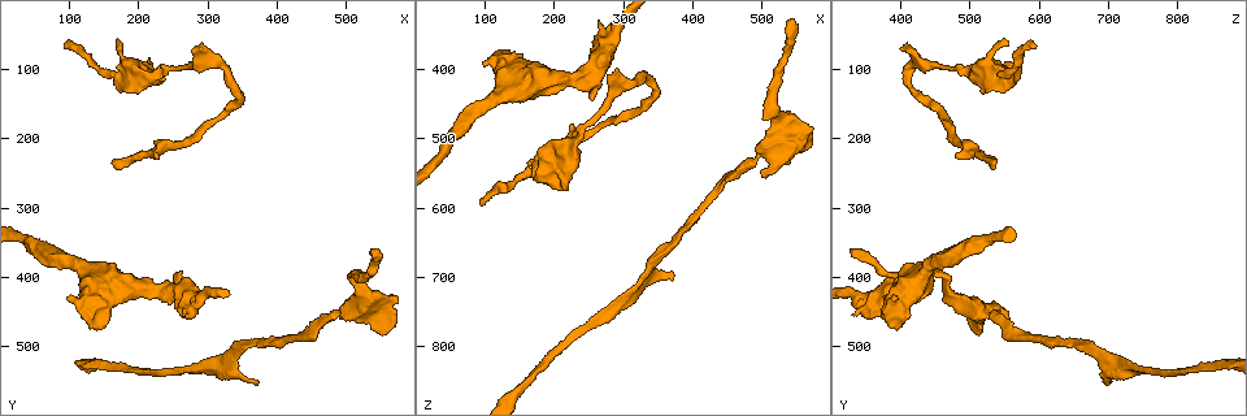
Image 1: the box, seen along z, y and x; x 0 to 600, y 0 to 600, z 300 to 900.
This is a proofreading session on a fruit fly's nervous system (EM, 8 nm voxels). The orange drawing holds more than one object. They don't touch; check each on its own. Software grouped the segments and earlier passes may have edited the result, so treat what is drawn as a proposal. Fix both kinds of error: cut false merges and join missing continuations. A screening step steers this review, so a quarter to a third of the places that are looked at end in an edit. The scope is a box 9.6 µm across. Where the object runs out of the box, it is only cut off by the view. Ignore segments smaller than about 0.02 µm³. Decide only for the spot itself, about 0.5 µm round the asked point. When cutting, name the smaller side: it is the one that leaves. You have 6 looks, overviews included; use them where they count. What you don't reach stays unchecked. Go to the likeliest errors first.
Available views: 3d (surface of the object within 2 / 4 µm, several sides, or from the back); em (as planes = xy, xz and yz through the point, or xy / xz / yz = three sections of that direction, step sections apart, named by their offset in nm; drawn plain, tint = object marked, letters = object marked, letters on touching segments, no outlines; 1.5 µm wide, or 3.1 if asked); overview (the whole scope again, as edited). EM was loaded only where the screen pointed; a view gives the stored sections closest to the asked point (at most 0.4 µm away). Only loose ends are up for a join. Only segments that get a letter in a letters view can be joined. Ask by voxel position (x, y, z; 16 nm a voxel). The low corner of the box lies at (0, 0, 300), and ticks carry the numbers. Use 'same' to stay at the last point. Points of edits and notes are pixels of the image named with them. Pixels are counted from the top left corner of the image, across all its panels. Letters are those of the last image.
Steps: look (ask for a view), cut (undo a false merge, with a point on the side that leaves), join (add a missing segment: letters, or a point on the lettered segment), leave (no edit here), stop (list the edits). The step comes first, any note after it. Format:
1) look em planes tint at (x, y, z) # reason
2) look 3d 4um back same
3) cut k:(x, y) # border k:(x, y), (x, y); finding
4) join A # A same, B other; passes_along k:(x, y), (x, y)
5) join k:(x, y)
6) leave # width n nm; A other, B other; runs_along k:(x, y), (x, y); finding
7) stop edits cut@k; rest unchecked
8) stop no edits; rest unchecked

look em planes letters at (260, 390, 435) # free end

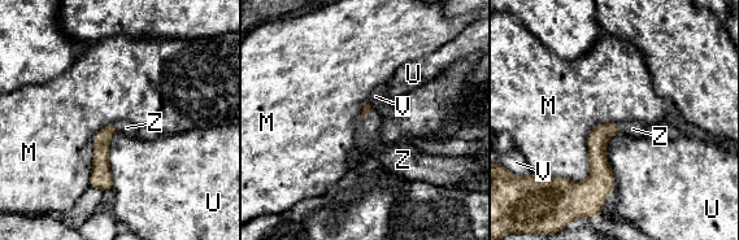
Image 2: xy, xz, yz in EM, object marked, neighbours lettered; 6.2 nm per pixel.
join Z # M other, U other, V other, Z same; passes_along 2:(368, 107), (368, 114), (366, 136); the cell continues

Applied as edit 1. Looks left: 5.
look overview # redraw

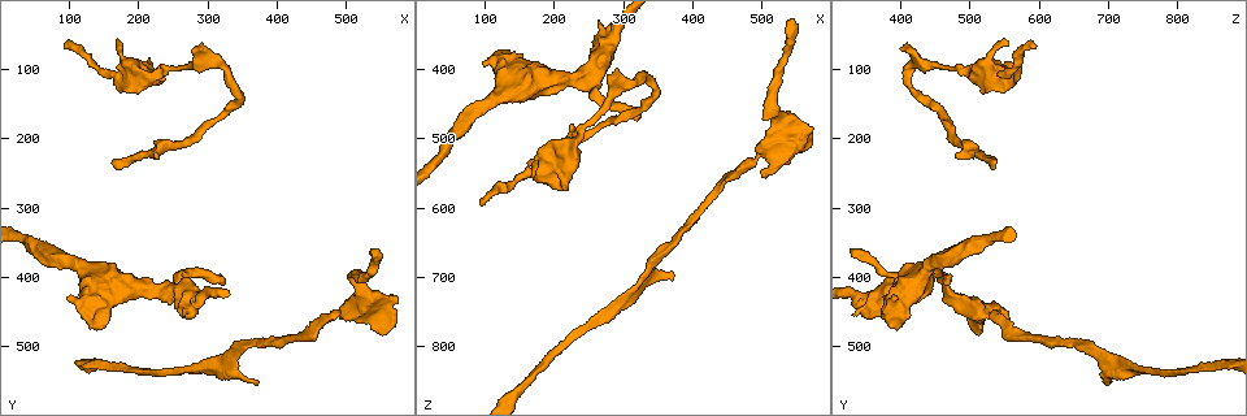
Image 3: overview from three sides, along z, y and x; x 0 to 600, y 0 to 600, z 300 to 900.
look 3d 4um at (135, 470, 385) # free end

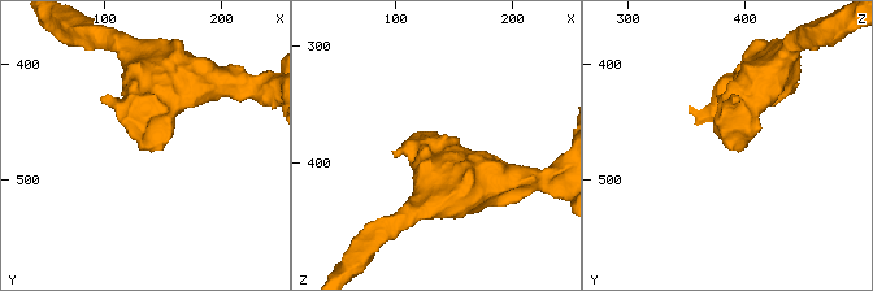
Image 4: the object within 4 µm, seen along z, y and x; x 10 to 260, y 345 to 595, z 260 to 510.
look em planes letters at (134, 472, 388) # now the EM

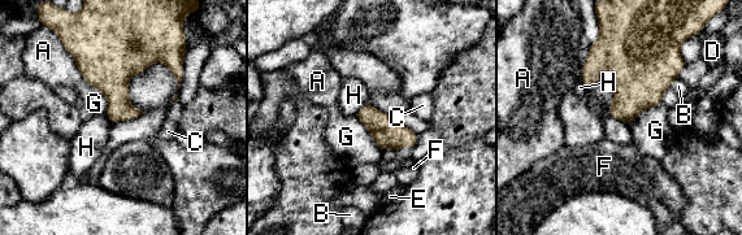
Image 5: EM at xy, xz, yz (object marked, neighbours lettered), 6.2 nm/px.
leave # longest_contact A 340 nm; A other, B other, C other, D other, E other, F other, G other, H other; border 5:(86, 81), (103, 94), (107, 114); no lettered segment goes on from it

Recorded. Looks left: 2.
look 3d 4um at (95, 65, 595) # thin end

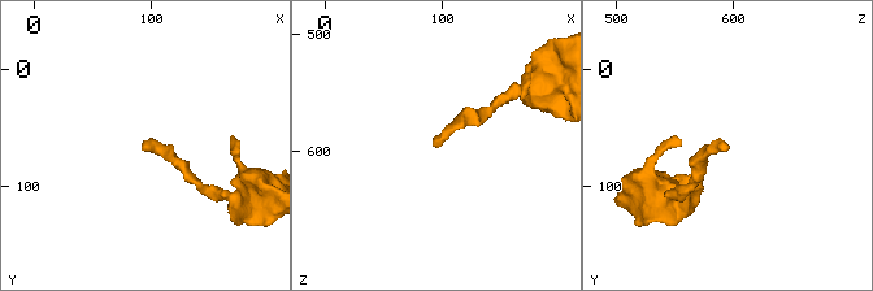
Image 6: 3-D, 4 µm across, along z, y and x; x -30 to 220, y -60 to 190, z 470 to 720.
look em planes letters at (96, 64, 594)

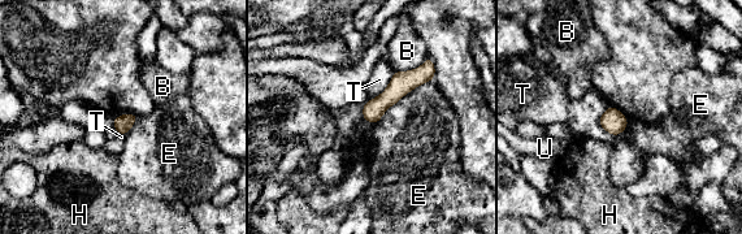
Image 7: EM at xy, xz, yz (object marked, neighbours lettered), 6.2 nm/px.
leave # longest_contact E 460 nm; B other, E other, H other, T other, U other; border 7:(432, 79), (404, 94), (373, 125); none of them fits

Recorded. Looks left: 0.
stop edits join@2; rest unchecked

